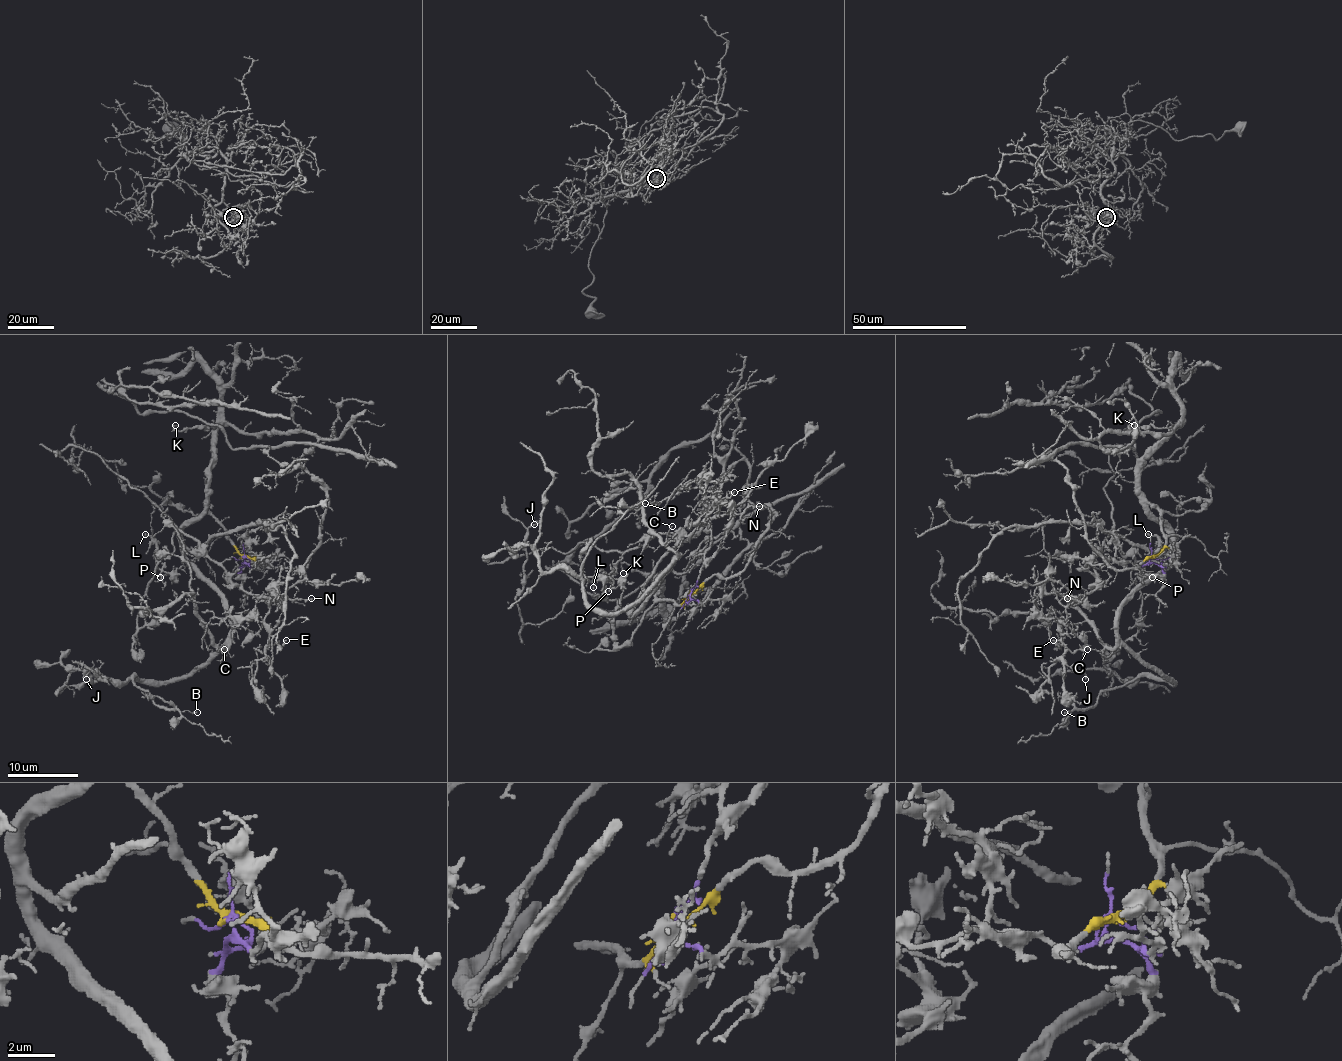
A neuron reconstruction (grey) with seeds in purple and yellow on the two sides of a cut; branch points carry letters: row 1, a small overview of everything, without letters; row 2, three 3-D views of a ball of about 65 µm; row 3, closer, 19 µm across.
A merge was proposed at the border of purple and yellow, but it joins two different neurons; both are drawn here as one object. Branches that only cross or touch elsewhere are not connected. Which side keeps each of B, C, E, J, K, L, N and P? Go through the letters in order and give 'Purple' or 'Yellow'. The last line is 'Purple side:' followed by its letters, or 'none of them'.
B: Yellow
C: Yellow
E: Purple
J: Yellow
K: Yellow
L: Purple
N: Purple
P: Purple
Purple side: E, L, N, P

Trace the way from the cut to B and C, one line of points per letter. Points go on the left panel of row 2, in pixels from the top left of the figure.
B: (241, 558), (206, 506), (183, 528), (185, 557), (230, 636), (188, 674), (134, 678), (157, 704), (197, 711)
C: (241, 558), (227, 528), (206, 506), (183, 528), (185, 557), (230, 615), (230, 644), (218, 648), (223, 650)

